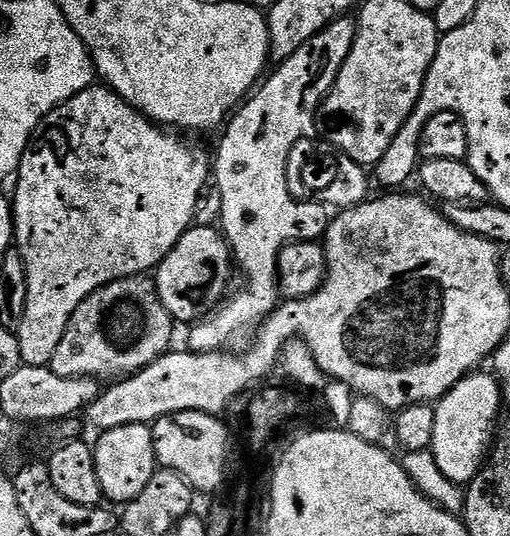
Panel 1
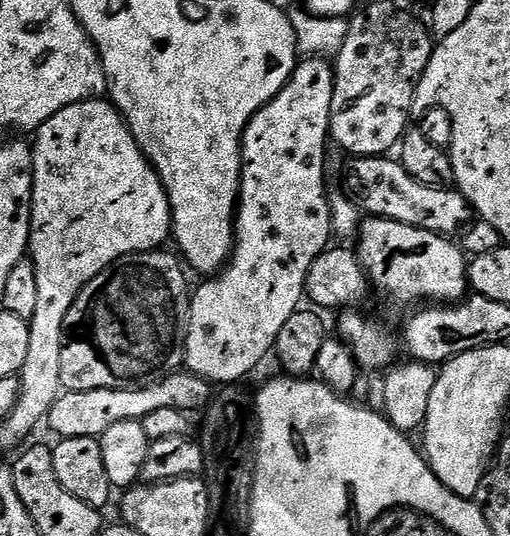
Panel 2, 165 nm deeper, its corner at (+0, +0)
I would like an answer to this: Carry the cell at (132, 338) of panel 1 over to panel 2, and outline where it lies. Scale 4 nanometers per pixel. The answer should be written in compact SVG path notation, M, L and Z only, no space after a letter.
M164 251L134 252L131 256L123 256L122 259L114 261L106 270L102 270L102 274L98 274L80 291L74 306L70 306L70 310L66 314L66 322L64 323L60 382L67 391L86 390L89 392L90 390L106 390L107 388L146 388L149 384L155 384L158 377L167 373L169 369L176 370L181 367L182 321L188 315L190 287L188 288L187 282L184 281L185 269L182 267L181 257L176 254L171 256L170 253Z

